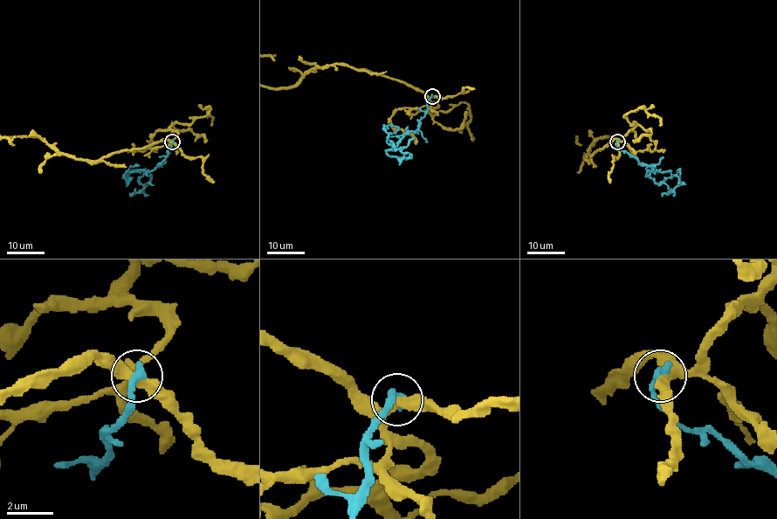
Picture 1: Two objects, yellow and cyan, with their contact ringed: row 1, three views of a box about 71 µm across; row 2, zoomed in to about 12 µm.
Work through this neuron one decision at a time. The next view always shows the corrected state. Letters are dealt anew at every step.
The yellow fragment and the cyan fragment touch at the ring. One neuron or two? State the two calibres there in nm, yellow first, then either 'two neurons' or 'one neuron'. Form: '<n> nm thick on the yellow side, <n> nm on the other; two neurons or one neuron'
400 nm thick on the yellow side, 360 nm on the other; two neurons

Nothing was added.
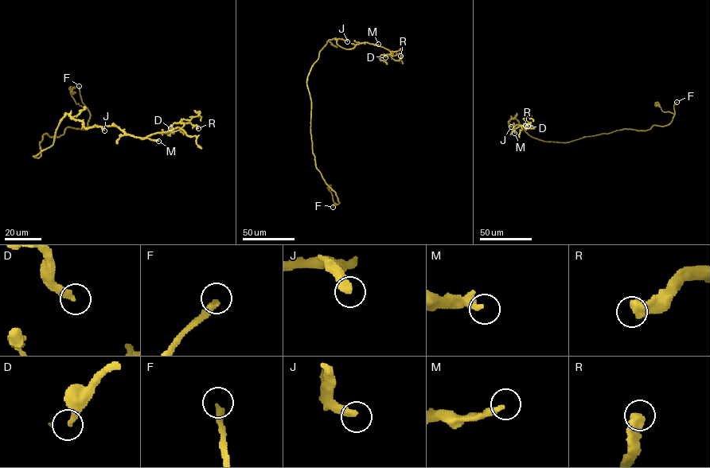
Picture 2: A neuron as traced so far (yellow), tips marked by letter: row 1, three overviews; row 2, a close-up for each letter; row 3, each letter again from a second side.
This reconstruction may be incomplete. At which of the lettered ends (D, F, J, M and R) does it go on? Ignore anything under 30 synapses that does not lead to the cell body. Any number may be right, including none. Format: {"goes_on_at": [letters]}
{"goes_on_at": ["F", "M"]}

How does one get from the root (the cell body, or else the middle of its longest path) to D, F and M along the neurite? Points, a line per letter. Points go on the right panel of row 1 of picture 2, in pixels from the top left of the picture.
D: (553, 142), (531, 136), (515, 118), (509, 121), (510, 126), (519, 124), (512, 131), (524, 122), (528, 126)
F: (553, 142), (567, 142), (624, 129), (645, 130), (653, 125), (665, 126), (672, 120), (673, 105), (676, 102)
M: (553, 142), (531, 136), (517, 120), (512, 118), (509, 121), (510, 126), (519, 124), (513, 128), (514, 133)

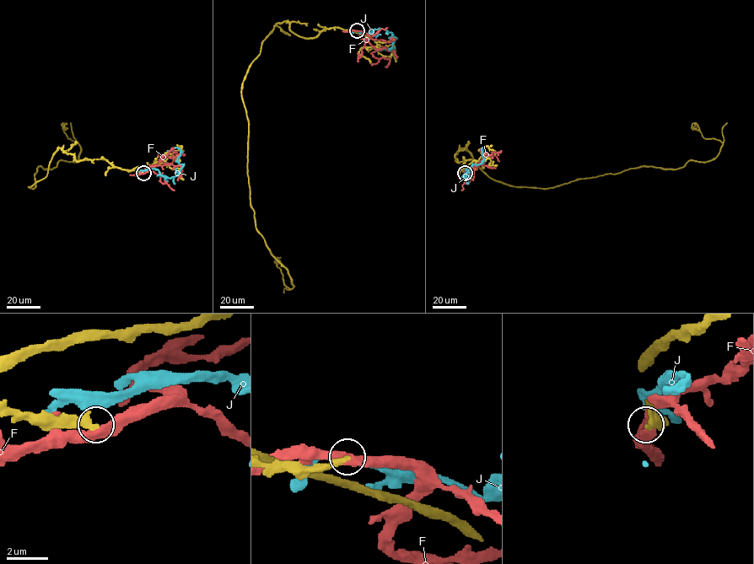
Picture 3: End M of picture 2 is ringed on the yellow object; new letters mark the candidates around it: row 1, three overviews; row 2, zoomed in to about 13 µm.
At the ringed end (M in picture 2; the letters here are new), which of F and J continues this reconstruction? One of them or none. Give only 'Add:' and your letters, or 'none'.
Add: none

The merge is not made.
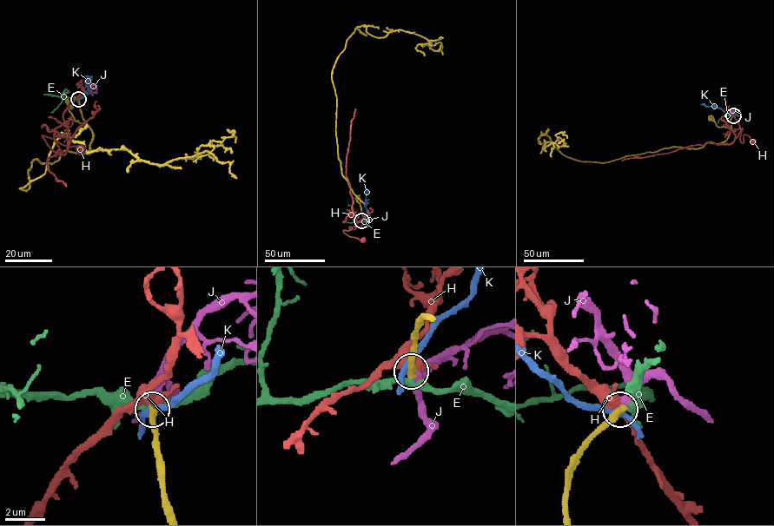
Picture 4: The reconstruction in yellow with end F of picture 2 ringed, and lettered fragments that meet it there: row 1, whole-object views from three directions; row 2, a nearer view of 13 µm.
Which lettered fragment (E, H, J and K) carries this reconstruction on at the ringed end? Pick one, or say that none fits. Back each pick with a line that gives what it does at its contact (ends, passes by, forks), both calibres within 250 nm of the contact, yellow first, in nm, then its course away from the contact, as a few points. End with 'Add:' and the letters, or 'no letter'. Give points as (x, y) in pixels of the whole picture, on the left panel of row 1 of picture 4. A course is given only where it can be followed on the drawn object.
J: it ends; calibres 340 and 480 nm; course (78, 99), (80, 93), (89, 85), (95, 86), (95, 93), (90, 91), (91, 85), (89, 88)
Add: J

